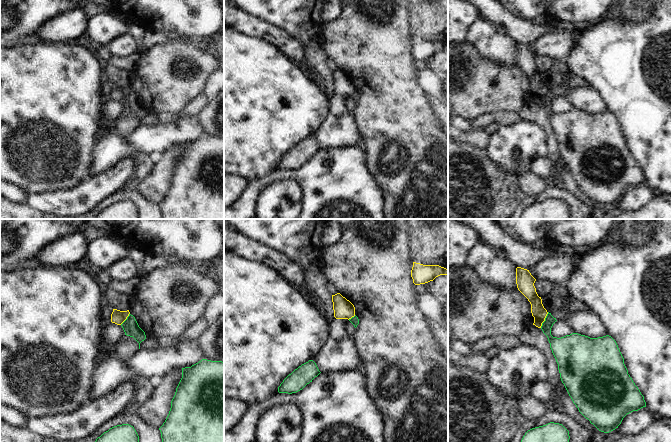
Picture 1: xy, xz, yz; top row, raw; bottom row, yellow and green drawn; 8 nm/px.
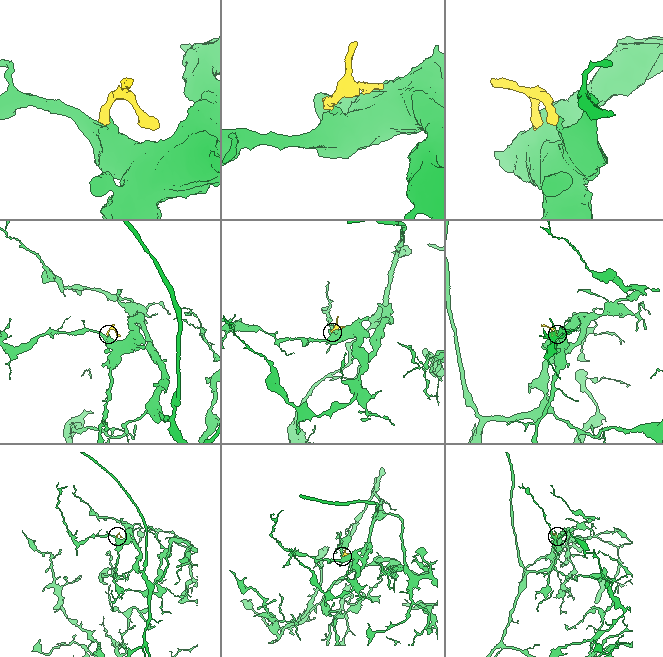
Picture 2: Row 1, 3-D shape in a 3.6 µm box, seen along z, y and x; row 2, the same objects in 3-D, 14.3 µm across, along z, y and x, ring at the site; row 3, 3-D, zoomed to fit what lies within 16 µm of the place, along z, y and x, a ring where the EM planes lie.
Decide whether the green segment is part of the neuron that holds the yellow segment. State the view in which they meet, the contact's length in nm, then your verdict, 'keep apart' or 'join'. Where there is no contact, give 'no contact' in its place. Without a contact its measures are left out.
yz | 140 nm | keep apart

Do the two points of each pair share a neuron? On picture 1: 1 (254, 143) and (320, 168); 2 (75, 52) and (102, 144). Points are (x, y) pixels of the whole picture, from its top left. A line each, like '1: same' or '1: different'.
1: different
2: different

